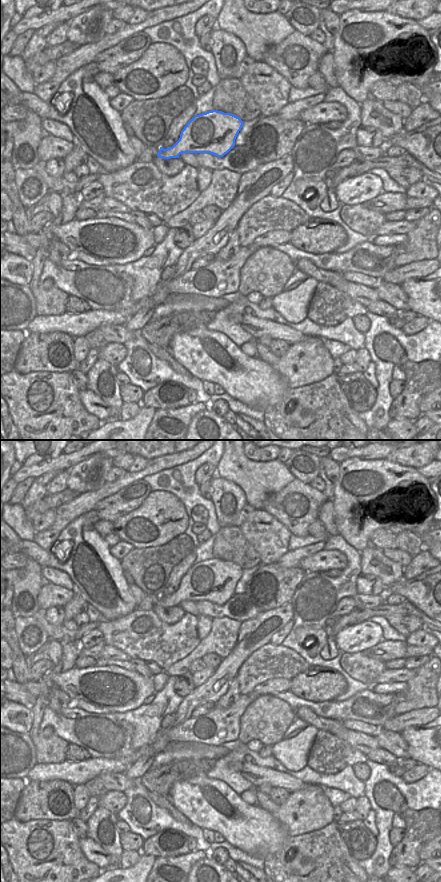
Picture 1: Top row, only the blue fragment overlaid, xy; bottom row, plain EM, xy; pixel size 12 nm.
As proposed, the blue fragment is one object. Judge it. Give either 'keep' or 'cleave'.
keep

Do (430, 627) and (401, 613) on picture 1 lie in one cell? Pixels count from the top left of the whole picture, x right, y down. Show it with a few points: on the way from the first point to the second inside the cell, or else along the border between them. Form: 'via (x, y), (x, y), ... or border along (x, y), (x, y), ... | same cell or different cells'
border along (422, 614), (422, 626), (420, 628) | different cells

